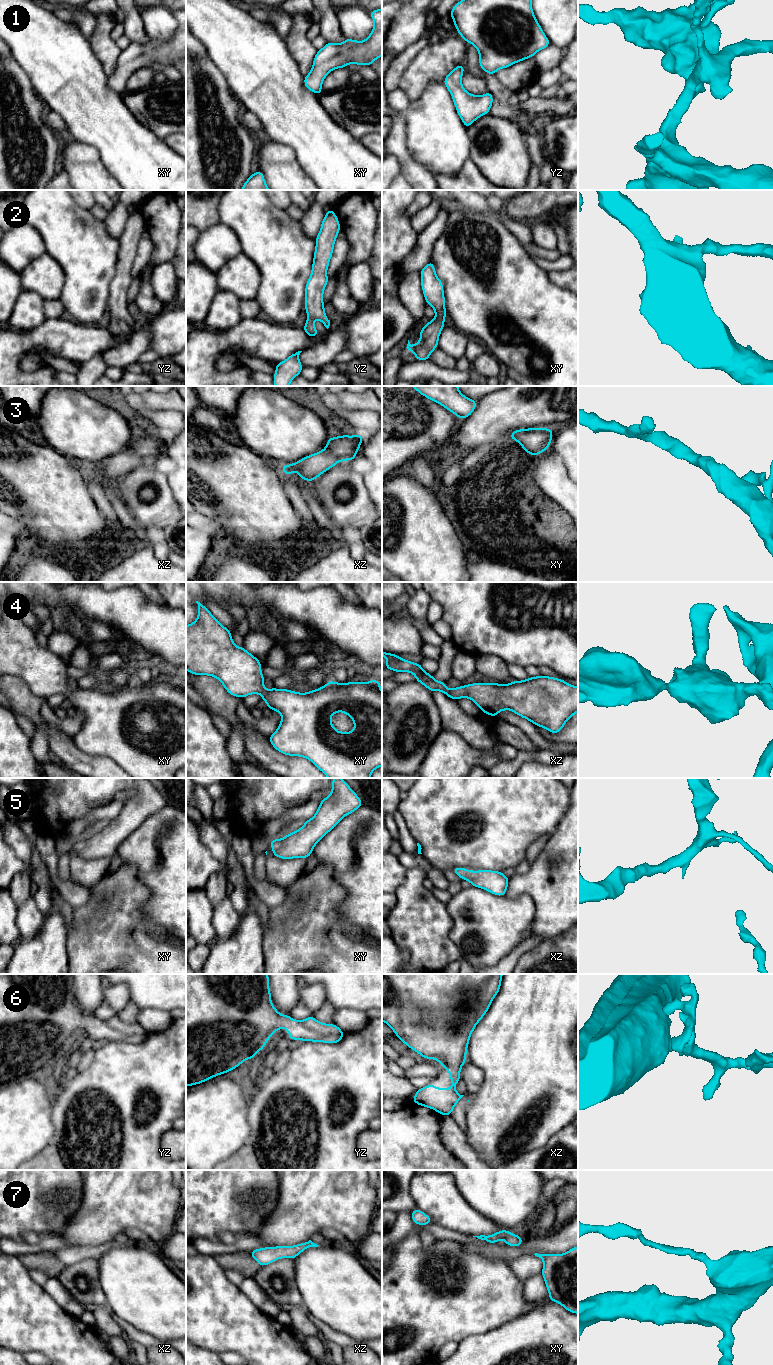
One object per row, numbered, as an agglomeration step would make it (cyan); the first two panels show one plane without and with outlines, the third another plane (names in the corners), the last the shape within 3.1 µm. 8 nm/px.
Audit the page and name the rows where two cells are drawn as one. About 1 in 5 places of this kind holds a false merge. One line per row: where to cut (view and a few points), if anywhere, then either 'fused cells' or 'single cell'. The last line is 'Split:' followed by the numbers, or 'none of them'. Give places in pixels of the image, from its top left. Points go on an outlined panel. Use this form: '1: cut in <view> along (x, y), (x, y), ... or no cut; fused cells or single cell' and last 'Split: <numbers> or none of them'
1: no cut; single cell
2: no cut; single cell
3: no cut; single cell
4: no cut; single cell
5: no cut; single cell
6: no cut; single cell
7: no cut; single cell
Split: none of them

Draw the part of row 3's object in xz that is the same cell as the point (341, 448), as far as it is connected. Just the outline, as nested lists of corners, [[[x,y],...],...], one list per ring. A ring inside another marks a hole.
[[[360,433],[354,436],[330,437],[322,451],[280,468],[289,476],[296,470],[301,479],[312,482],[338,462],[356,459],[362,441],[363,435]]]

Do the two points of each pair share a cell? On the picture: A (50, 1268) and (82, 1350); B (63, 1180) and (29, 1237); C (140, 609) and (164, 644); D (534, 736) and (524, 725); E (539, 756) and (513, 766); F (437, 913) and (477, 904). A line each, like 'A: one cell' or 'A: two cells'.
A: two cells
B: two cells
C: one cell
D: one cell
E: one cell
F: two cells

